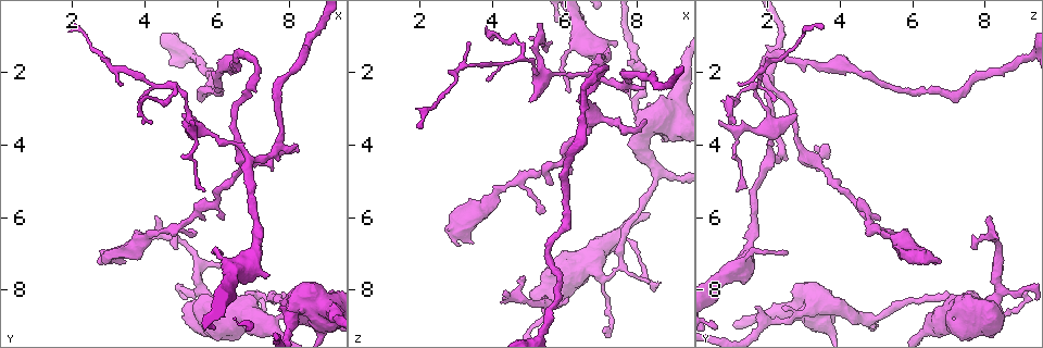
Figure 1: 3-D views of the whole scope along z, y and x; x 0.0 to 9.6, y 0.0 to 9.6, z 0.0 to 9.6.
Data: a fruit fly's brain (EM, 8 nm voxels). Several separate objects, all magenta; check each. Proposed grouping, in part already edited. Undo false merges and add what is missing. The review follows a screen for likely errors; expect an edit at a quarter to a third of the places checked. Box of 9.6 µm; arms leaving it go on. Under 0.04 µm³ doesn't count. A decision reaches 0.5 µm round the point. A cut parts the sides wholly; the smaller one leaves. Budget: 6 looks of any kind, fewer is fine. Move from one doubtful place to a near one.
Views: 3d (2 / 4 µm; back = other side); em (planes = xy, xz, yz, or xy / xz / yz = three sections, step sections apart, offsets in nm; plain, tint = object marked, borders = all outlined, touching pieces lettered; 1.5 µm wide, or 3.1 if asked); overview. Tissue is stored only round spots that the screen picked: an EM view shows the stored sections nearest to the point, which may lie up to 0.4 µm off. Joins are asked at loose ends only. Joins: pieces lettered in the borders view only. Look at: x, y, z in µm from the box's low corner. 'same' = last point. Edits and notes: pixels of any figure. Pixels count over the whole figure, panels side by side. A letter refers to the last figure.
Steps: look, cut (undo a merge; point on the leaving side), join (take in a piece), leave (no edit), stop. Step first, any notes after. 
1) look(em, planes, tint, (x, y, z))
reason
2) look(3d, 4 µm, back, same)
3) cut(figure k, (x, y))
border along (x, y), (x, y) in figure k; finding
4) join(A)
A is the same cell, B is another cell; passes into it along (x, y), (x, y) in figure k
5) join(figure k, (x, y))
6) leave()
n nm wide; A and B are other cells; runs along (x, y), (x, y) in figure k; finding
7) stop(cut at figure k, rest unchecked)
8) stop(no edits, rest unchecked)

look(3d, 2 µm, (5.05, 3.15, 2.85))
an open end

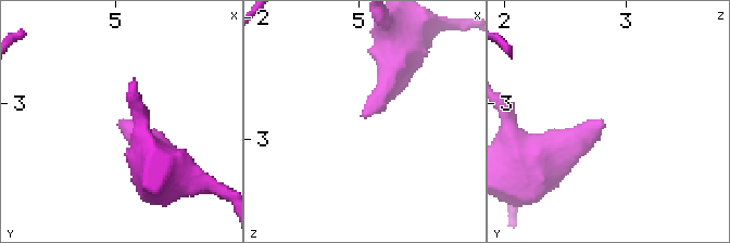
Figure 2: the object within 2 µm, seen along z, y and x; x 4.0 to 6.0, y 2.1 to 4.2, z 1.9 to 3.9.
look(em, planes, borders, (5.06, 3.16, 2.82))
shape alone is not enough

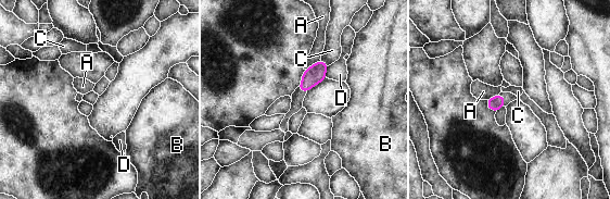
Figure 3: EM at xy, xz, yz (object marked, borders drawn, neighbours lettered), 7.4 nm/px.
leave()
A, B, C and D are other cells; none of them fits

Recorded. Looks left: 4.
look(3d, 2 µm, (4.25, 3.40, 0.90))
thin end

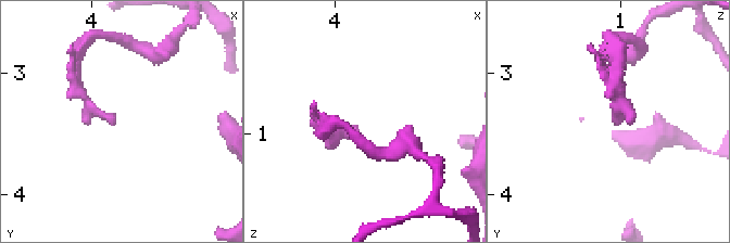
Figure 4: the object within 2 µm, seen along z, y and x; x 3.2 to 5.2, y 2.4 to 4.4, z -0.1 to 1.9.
look(em, xy, step 8, tint, (4.18, 3.40, 0.92))
need the tissue

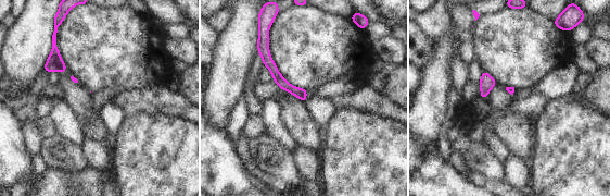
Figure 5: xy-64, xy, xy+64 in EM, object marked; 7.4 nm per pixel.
look(em, planes, borders, same)
cut it another way

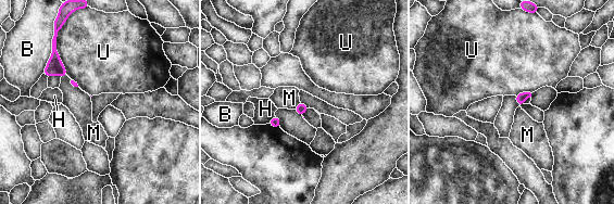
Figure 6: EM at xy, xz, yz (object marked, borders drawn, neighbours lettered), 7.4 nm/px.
leave()
B, H, M and U are other cells; border along (300, 102), (293, 110) in figure 6; none of them fits

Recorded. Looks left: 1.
stop(no edits, rest unchecked)

